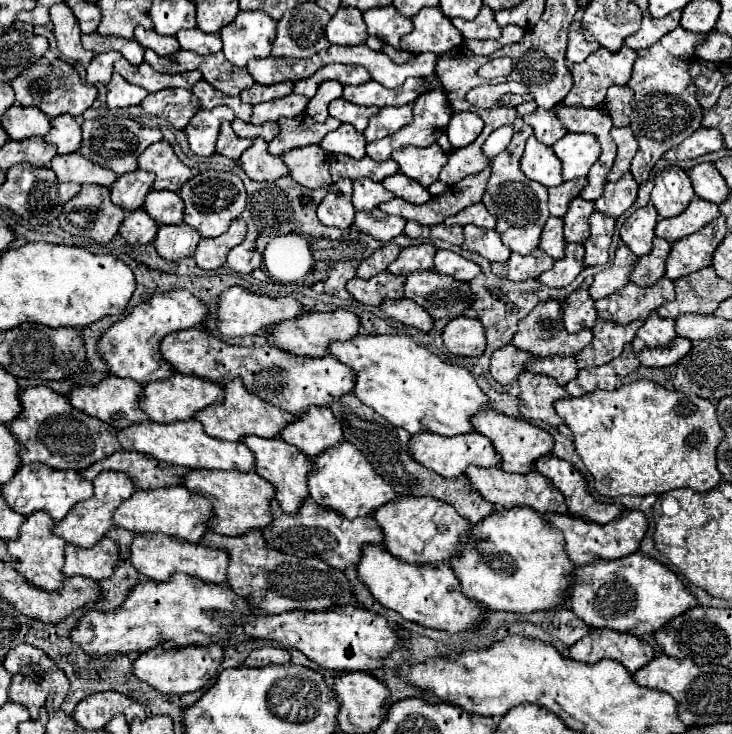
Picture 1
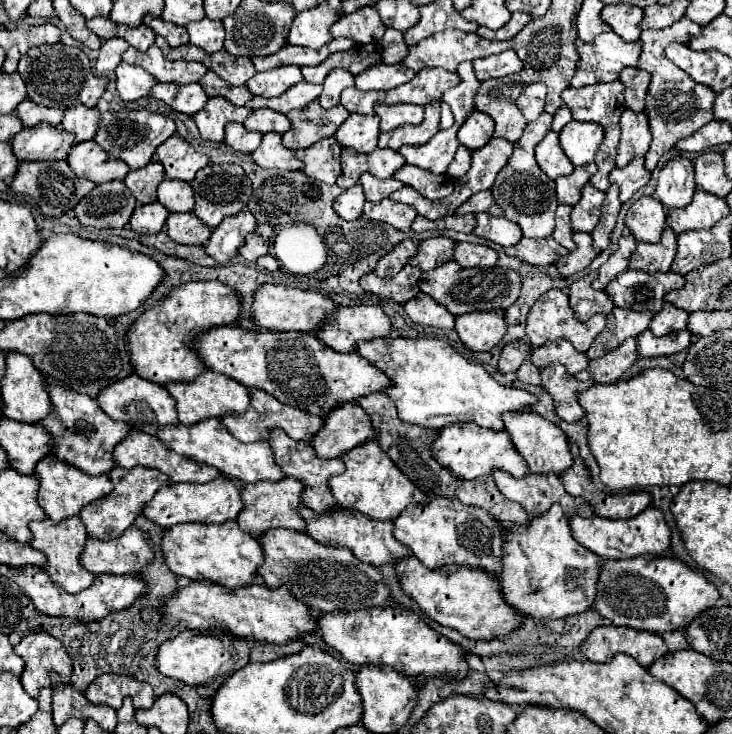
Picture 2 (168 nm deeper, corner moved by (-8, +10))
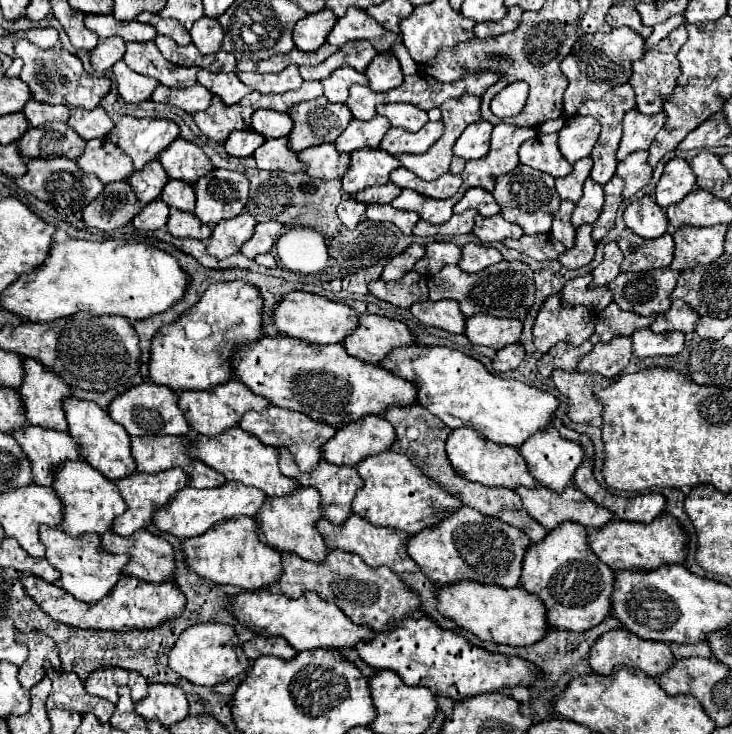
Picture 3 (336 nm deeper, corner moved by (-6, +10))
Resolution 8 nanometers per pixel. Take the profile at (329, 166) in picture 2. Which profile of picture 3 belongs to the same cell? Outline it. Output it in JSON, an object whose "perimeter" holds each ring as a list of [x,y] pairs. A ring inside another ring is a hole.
{"perimeter":[[[320,144],[306,148],[298,154],[298,158],[308,166],[308,174],[312,178],[332,180],[342,178],[350,166],[350,154],[342,154],[334,148],[334,144]]]}

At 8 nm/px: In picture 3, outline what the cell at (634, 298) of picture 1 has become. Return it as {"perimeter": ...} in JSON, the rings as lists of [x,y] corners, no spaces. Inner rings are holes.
{"perimeter":[[[658,268],[658,270],[650,270],[650,272],[620,272],[610,284],[608,288],[612,290],[614,302],[622,308],[622,310],[630,310],[636,314],[660,314],[666,312],[670,308],[670,294],[676,286],[680,272],[672,270],[672,268]]]}

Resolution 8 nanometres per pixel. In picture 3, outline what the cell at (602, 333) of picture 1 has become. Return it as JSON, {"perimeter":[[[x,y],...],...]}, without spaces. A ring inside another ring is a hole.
{"perimeter":[[[612,302],[602,312],[598,312],[594,320],[596,320],[596,328],[594,328],[594,334],[590,336],[592,344],[608,342],[614,336],[632,336],[634,330],[650,326],[654,322],[654,314],[640,316],[640,314],[622,310]]]}

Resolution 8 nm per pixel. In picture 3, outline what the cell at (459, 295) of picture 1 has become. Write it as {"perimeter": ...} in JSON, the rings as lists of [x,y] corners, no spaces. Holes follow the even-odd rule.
{"perimeter":[[[512,260],[512,262],[498,262],[494,266],[488,266],[482,272],[466,274],[458,266],[446,266],[430,280],[430,300],[456,300],[460,302],[460,310],[466,316],[474,314],[490,314],[498,318],[516,318],[524,320],[528,310],[534,306],[534,272],[528,264]]]}

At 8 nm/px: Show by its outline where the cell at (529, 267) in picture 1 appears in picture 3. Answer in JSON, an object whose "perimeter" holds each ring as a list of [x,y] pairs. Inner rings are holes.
{"perimeter":[[[524,234],[522,238],[518,240],[510,240],[506,238],[504,244],[508,248],[514,248],[514,250],[520,250],[524,254],[528,254],[530,258],[534,260],[556,260],[560,254],[564,254],[564,244],[554,240],[550,234]]]}

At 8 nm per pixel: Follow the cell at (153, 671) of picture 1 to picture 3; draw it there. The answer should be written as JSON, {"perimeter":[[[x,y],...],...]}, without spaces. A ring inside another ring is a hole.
{"perimeter":[[[194,624],[190,630],[184,630],[174,644],[174,650],[170,650],[170,668],[174,668],[178,674],[182,674],[186,680],[190,680],[196,686],[216,686],[222,682],[228,682],[242,672],[248,670],[248,664],[238,660],[236,646],[232,644],[236,638],[236,632],[230,624]]]}

